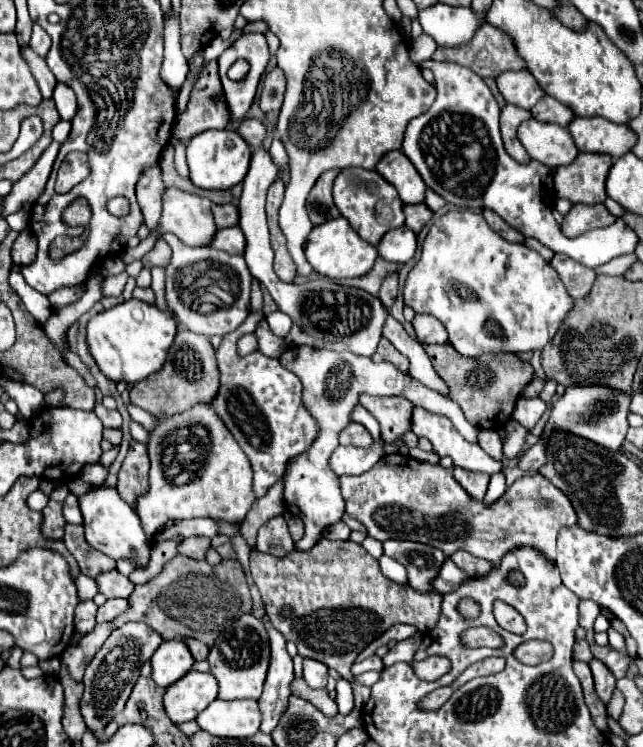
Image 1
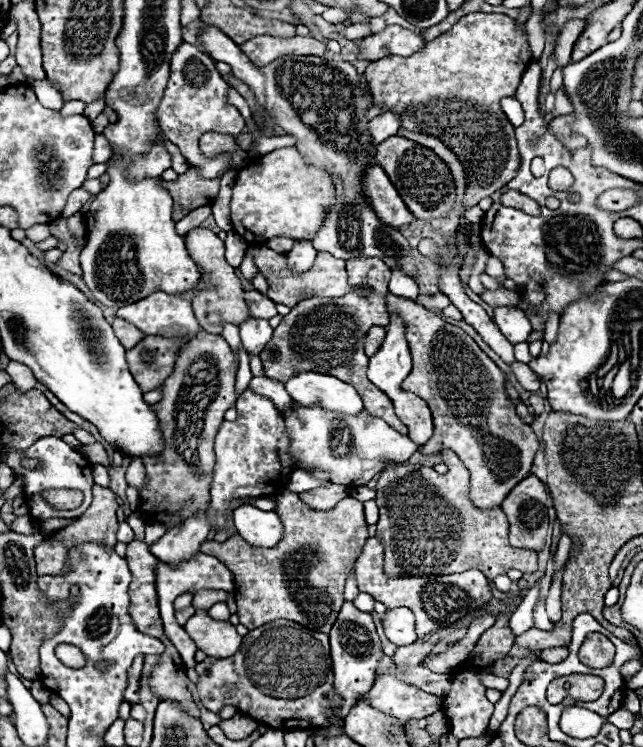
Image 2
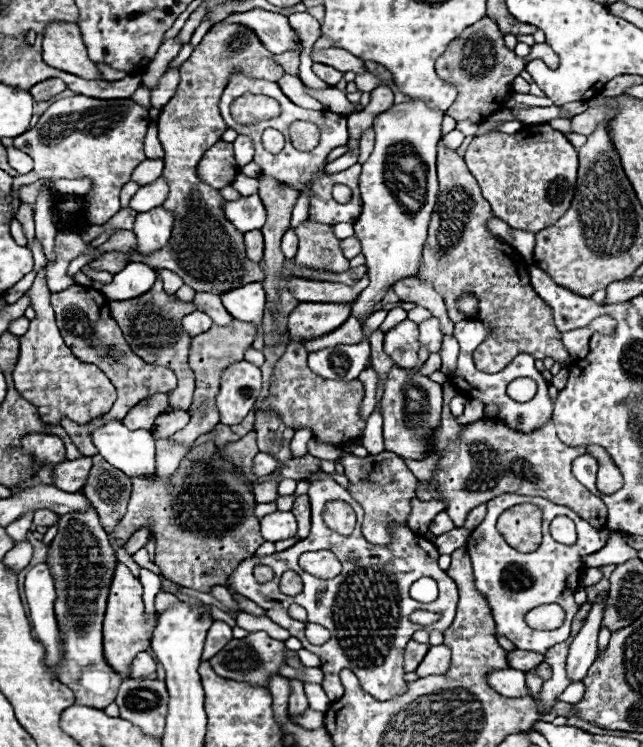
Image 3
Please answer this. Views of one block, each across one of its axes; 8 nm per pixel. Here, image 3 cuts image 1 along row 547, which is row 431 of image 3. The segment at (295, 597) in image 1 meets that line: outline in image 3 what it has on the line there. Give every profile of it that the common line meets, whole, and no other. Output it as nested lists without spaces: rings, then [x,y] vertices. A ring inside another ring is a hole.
[[[290,342],[286,346],[286,352],[278,360],[272,380],[270,380],[270,392],[268,398],[262,402],[262,408],[272,408],[286,426],[298,430],[298,428],[312,428],[314,436],[322,442],[332,442],[342,446],[348,440],[360,438],[366,422],[358,416],[358,408],[364,398],[364,386],[360,380],[352,382],[340,382],[340,380],[324,380],[310,372],[306,366],[306,348],[300,342]]]

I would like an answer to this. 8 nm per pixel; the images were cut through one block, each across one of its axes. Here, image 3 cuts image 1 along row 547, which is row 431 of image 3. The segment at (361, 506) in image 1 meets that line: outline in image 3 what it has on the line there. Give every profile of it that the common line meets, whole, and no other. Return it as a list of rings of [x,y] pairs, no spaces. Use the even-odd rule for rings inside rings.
[[[450,380],[444,382],[444,406],[440,426],[430,438],[430,454],[440,454],[430,482],[418,482],[416,496],[424,502],[434,500],[430,486],[440,494],[440,500],[446,502],[446,512],[458,528],[462,528],[466,514],[486,500],[492,500],[500,494],[522,494],[522,496],[542,496],[554,504],[568,506],[582,520],[590,522],[594,528],[604,528],[606,524],[606,504],[590,494],[572,474],[572,462],[580,454],[586,454],[586,446],[566,446],[558,440],[556,428],[548,422],[544,428],[534,432],[518,432],[508,428],[498,418],[482,418],[470,424],[458,424],[452,416],[448,404],[458,394]]]

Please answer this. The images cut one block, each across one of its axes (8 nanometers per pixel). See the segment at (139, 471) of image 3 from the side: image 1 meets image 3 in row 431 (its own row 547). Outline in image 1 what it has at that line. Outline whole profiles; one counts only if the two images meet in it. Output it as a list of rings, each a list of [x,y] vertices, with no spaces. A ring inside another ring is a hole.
[[[100,484],[96,488],[90,488],[90,492],[78,496],[80,512],[84,516],[84,528],[86,528],[86,540],[90,546],[102,550],[104,554],[112,556],[114,560],[120,560],[128,556],[130,548],[136,548],[138,564],[144,566],[150,558],[150,548],[146,546],[146,534],[140,526],[140,518],[134,512],[132,506],[128,506],[116,488],[110,488],[106,484]]]

